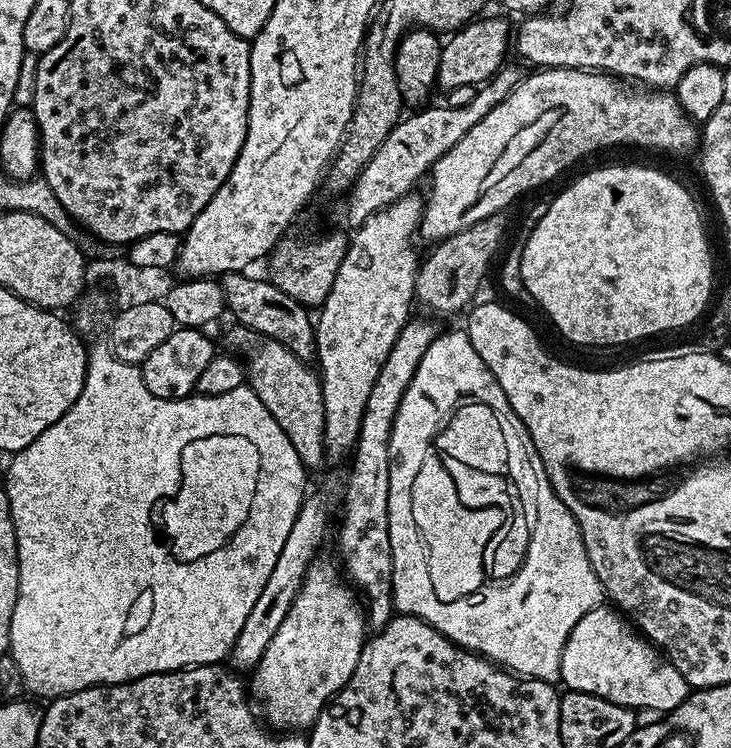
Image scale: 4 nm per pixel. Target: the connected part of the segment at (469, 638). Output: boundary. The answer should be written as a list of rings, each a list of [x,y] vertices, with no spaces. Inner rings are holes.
[[[441,331],[439,335],[437,335],[436,341],[426,350],[426,354],[422,358],[422,362],[418,364],[418,370],[414,374],[414,378],[410,382],[406,394],[402,398],[400,409],[394,418],[394,426],[390,434],[390,458],[392,459],[390,462],[390,550],[394,558],[392,602],[397,613],[406,616],[417,616],[419,620],[425,620],[430,626],[434,626],[434,630],[441,632],[445,638],[453,640],[459,648],[464,648],[468,652],[476,652],[479,656],[485,656],[487,660],[499,664],[501,668],[506,668],[518,676],[526,676],[530,680],[544,680],[548,684],[556,684],[557,681],[560,680],[562,650],[570,638],[570,630],[574,630],[574,626],[578,626],[578,622],[586,614],[590,614],[590,610],[601,607],[606,600],[602,582],[598,578],[598,574],[594,574],[594,566],[590,566],[590,558],[586,554],[586,546],[582,542],[582,534],[580,533],[580,527],[574,518],[574,514],[570,514],[570,510],[564,505],[562,498],[558,498],[556,492],[553,496],[548,496],[548,491],[551,490],[551,488],[540,488],[540,505],[534,509],[534,531],[530,538],[530,546],[528,547],[528,553],[522,562],[522,566],[509,580],[486,583],[482,554],[485,553],[486,542],[490,542],[490,538],[494,536],[494,530],[498,530],[498,526],[502,526],[500,508],[498,514],[490,514],[490,518],[488,518],[487,506],[473,506],[469,501],[464,500],[459,490],[454,491],[454,475],[448,467],[445,457],[433,451],[434,441],[437,439],[442,425],[449,419],[449,416],[456,411],[457,405],[459,405],[461,401],[467,398],[469,401],[484,403],[490,407],[490,396],[496,396],[496,392],[492,390],[490,385],[491,380],[492,378],[488,376],[486,362],[482,362],[482,358],[478,356],[478,350],[474,350],[467,331]]]

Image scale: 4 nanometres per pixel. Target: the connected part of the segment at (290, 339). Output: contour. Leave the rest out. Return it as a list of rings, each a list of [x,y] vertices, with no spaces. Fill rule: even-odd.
[[[247,271],[226,272],[219,277],[218,283],[224,291],[225,309],[236,319],[235,323],[242,328],[249,328],[277,340],[286,350],[290,350],[298,359],[308,362],[316,351],[316,329],[309,309],[299,304],[293,296],[278,290],[271,279],[259,280],[256,276],[248,276]]]

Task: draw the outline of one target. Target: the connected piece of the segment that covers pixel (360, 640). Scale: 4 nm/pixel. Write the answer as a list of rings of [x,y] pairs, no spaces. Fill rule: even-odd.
[[[322,560],[310,564],[289,613],[250,676],[250,692],[259,711],[273,729],[282,732],[302,732],[316,723],[336,693],[344,689],[346,682],[350,682],[354,666],[358,666],[358,658],[366,646],[366,612],[357,593],[346,583],[335,563],[332,565],[330,561]]]

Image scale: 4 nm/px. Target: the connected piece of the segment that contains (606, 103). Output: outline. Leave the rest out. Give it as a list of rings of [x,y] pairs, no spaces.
[[[542,68],[533,73],[533,76],[525,75],[521,79],[520,85],[509,96],[502,98],[502,102],[498,102],[498,106],[494,106],[494,110],[490,110],[490,114],[486,114],[486,118],[482,118],[482,122],[478,122],[478,126],[474,126],[474,130],[470,130],[470,134],[466,134],[462,138],[462,142],[458,142],[458,146],[454,146],[446,154],[442,154],[442,158],[438,158],[438,162],[430,173],[432,185],[428,188],[428,196],[426,195],[424,200],[424,213],[420,219],[418,236],[421,241],[423,239],[432,240],[431,242],[442,241],[447,236],[453,236],[474,226],[474,222],[482,222],[482,218],[503,213],[505,211],[503,208],[511,200],[516,200],[523,192],[528,192],[531,188],[536,188],[539,184],[554,179],[559,172],[566,171],[571,164],[578,163],[583,156],[588,156],[591,152],[598,151],[599,148],[616,148],[619,144],[633,144],[636,148],[657,148],[660,152],[684,152],[687,148],[694,147],[693,149],[695,149],[697,147],[697,125],[685,114],[671,91],[637,90],[635,87],[621,82],[615,76],[603,72],[587,72],[585,68]]]

